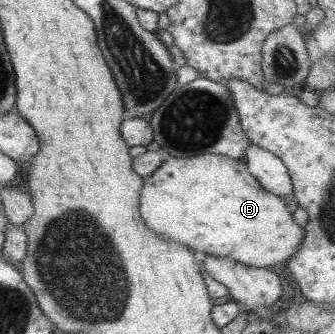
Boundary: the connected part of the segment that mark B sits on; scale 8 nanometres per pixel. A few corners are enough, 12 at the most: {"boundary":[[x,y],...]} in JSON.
{"boundary":[[222,154],[142,180],[156,236],[248,268],[304,237],[284,203]]}

